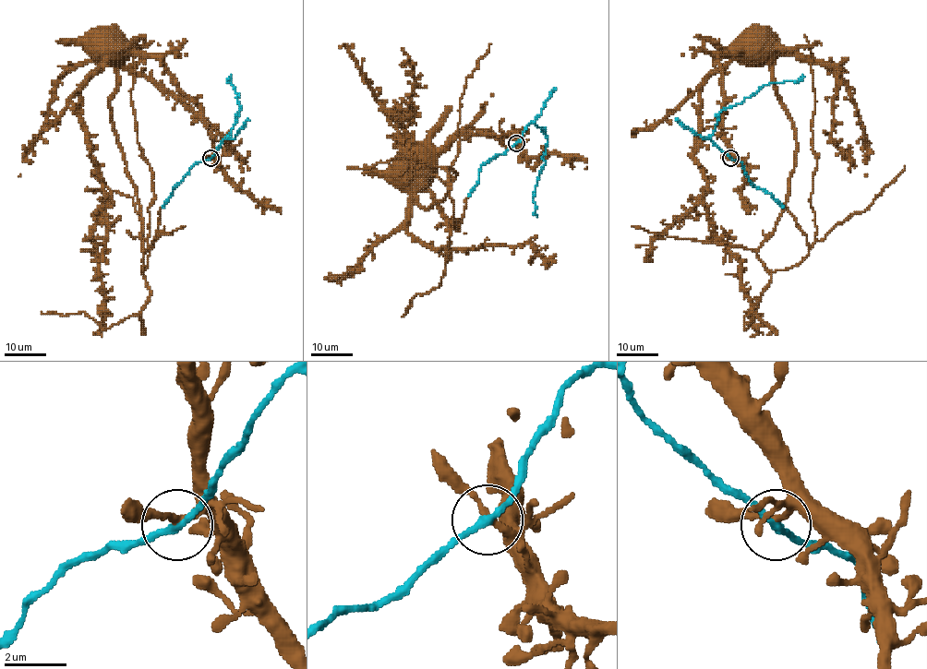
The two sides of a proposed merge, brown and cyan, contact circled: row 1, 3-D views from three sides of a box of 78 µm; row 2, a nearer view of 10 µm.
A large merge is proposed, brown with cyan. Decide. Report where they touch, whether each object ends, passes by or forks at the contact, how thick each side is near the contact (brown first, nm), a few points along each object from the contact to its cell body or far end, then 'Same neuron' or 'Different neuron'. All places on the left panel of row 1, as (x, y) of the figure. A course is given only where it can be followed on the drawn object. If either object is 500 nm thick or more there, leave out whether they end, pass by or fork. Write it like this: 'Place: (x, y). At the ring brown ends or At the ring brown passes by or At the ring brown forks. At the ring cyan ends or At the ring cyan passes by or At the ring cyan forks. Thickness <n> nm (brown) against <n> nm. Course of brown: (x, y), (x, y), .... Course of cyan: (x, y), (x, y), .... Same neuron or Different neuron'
Place: (210, 158). At the ring brown passes by. At the ring cyan passes by. Thickness 190 nm (brown) against 200 nm. Course of brown: (210, 157), (203, 111), (162, 64), (122, 49), (139, 48), (145, 240), (131, 197), (96, 166). Course of cyan: (210, 158), (242, 108), (236, 98), (238, 96), (227, 81), (230, 75). Same neuron

